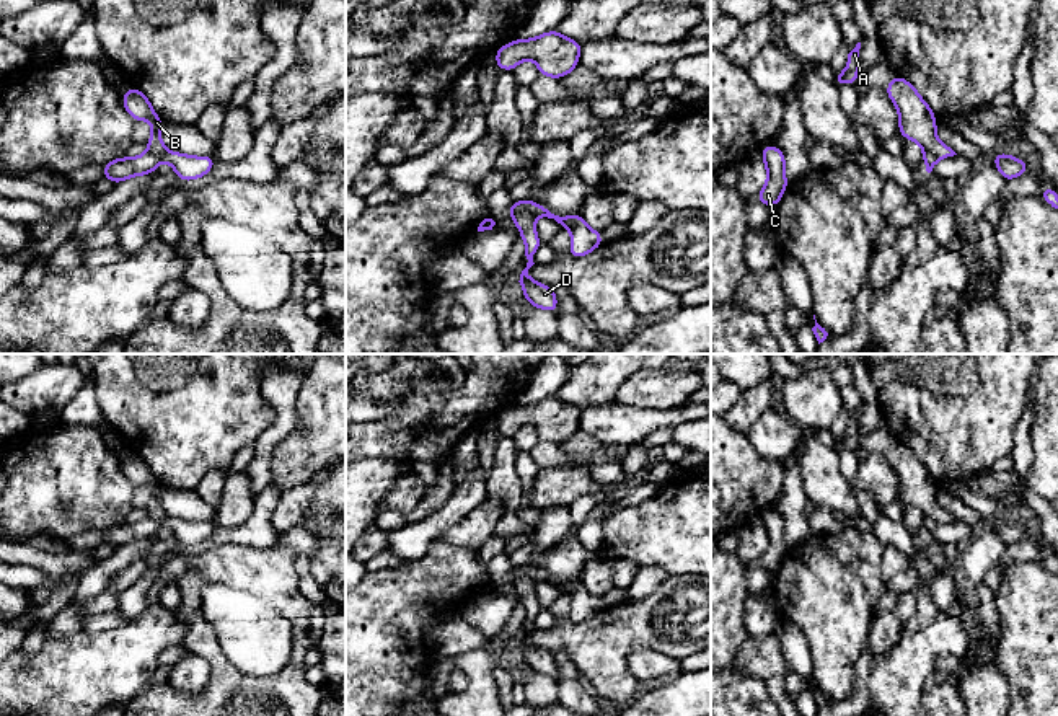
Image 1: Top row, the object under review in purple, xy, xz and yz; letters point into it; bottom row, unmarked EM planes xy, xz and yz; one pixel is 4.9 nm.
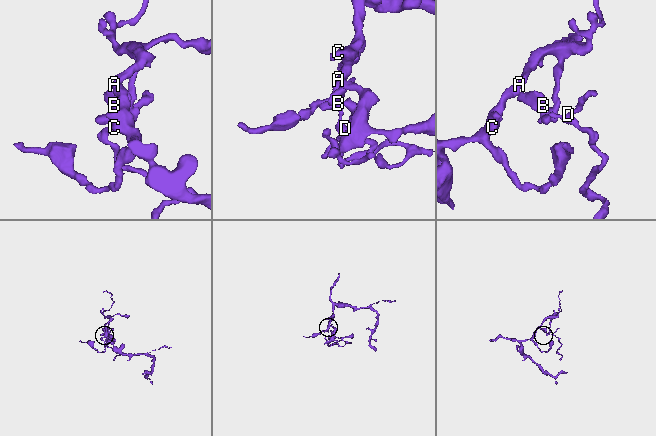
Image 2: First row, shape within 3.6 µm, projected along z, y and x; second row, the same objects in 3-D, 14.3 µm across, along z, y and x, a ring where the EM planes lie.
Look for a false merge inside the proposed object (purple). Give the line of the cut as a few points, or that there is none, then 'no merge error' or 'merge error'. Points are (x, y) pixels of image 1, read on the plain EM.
cut in xz along (535, 581), (520, 576), (514, 583); merge error

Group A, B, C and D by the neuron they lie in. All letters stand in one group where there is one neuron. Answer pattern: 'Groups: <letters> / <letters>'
Groups: A C / B D

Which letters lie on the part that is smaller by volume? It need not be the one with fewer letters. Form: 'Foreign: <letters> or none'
Foreign: B, D

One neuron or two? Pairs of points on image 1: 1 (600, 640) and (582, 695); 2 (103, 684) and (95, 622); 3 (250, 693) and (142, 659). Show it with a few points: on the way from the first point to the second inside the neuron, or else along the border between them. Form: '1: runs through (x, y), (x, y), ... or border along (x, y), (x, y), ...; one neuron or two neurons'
1: border along (564, 653), (584, 684), (599, 698); two neurons
2: border along (126, 622), (92, 635), (82, 632); two neurons
3: border along (162, 677), (134, 698); two neurons

